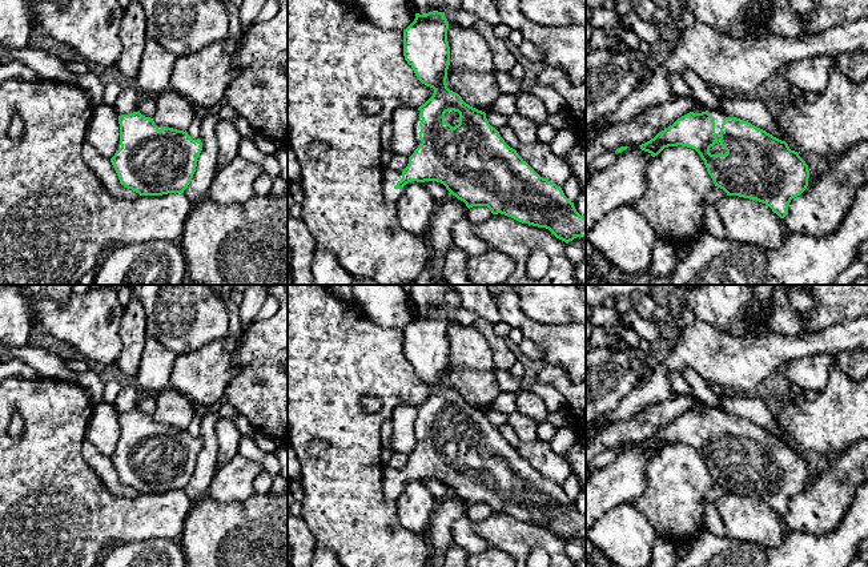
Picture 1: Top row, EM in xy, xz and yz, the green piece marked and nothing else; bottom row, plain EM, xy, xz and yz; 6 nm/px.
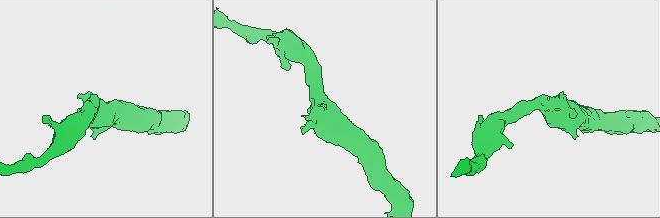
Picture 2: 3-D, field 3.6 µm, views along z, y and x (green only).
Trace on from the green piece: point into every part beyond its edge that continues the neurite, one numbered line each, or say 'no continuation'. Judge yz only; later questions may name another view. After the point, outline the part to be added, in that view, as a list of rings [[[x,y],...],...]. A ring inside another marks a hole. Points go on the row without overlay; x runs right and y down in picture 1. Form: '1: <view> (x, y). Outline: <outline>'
1: yz (719, 414). Outline: [[[708,407],[708,411],[715,417],[715,433],[718,438],[720,437],[720,426],[723,422],[723,418],[726,415],[731,415],[730,413],[726,413],[723,410],[719,410],[718,407]]]

